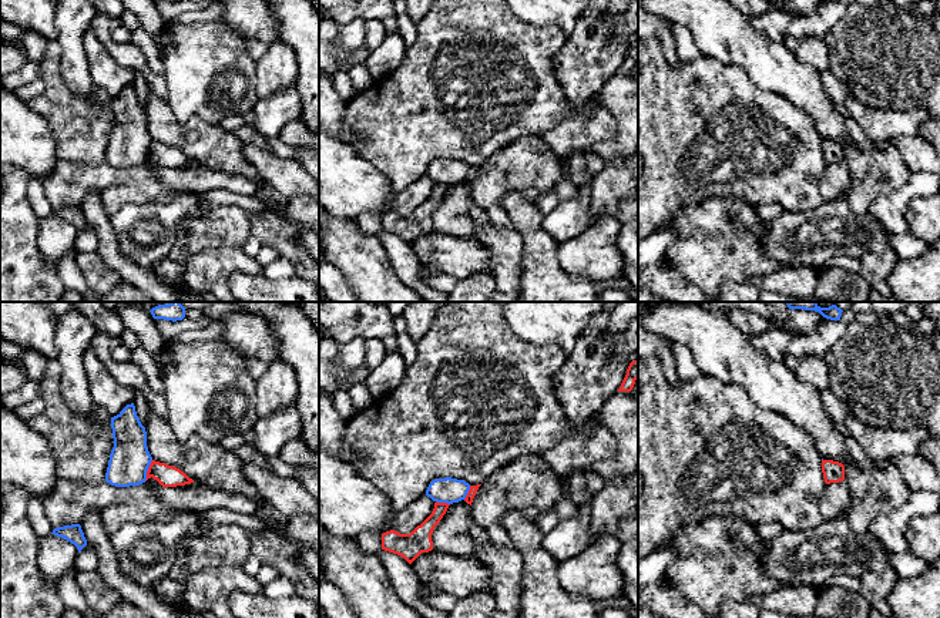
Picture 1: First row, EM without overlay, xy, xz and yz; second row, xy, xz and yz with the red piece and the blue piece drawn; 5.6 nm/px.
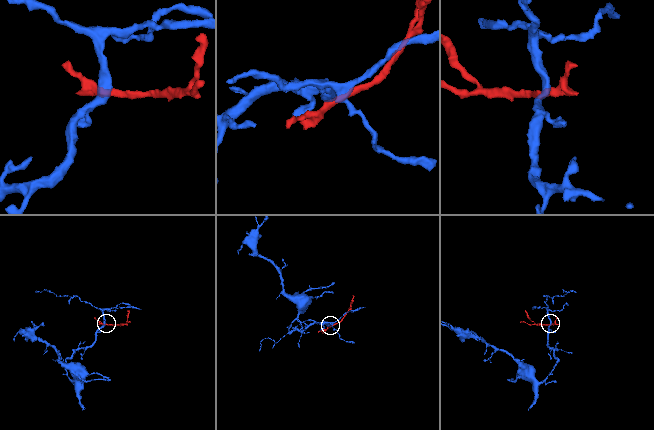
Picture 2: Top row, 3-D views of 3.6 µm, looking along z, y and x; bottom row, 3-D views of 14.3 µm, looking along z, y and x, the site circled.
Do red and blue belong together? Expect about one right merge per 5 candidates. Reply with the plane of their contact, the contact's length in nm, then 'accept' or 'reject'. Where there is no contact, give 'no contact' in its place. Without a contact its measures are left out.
xy | 130 nm | reject

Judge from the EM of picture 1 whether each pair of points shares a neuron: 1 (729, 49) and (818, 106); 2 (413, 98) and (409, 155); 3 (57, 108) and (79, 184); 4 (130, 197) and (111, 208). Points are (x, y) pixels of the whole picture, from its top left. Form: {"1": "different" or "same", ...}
{"1": "same", "2": "same", "3": "different", "4": "same"}

